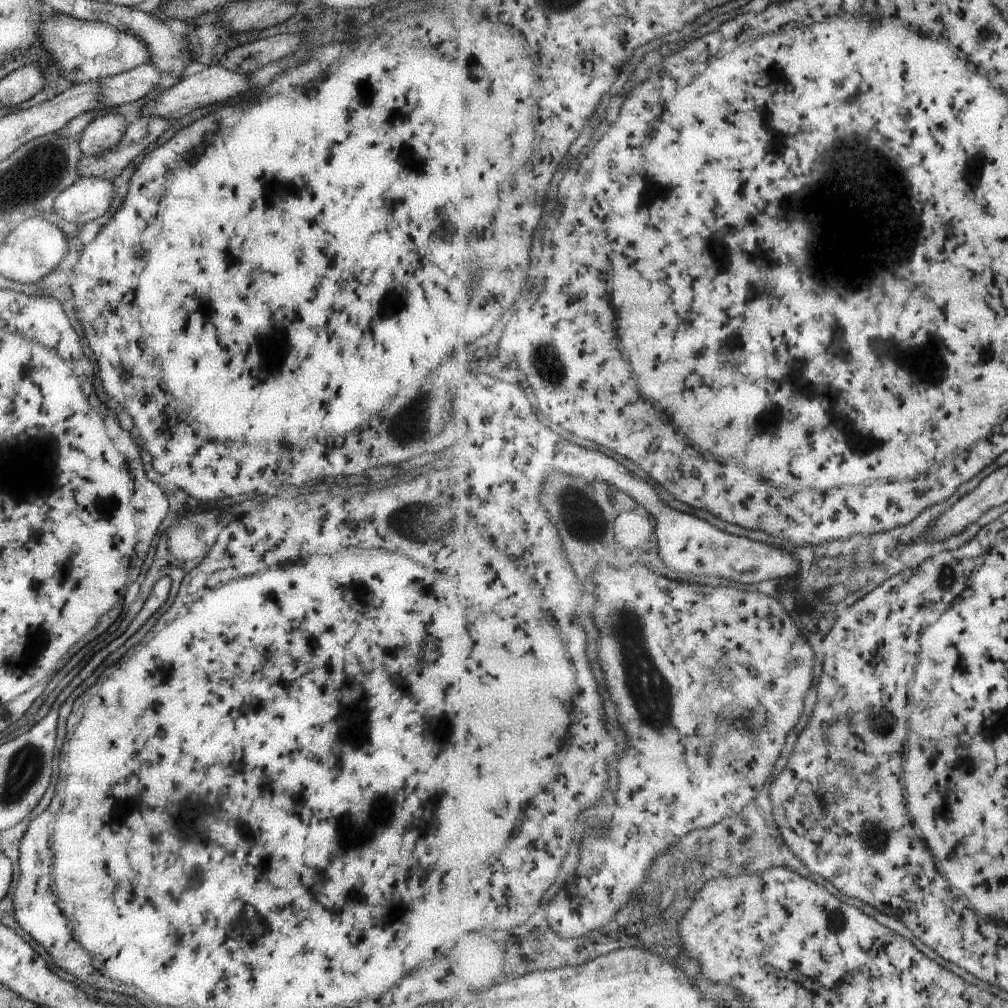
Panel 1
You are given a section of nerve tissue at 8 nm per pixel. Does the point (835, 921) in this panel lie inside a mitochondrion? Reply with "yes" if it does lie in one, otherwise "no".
yes

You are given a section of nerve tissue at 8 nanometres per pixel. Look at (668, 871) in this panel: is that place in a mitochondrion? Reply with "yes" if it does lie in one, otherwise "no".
yes

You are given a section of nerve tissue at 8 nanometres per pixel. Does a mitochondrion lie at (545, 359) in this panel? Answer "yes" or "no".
yes

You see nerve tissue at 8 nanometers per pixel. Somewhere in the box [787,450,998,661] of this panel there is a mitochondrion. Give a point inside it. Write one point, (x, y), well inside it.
(945, 579)

